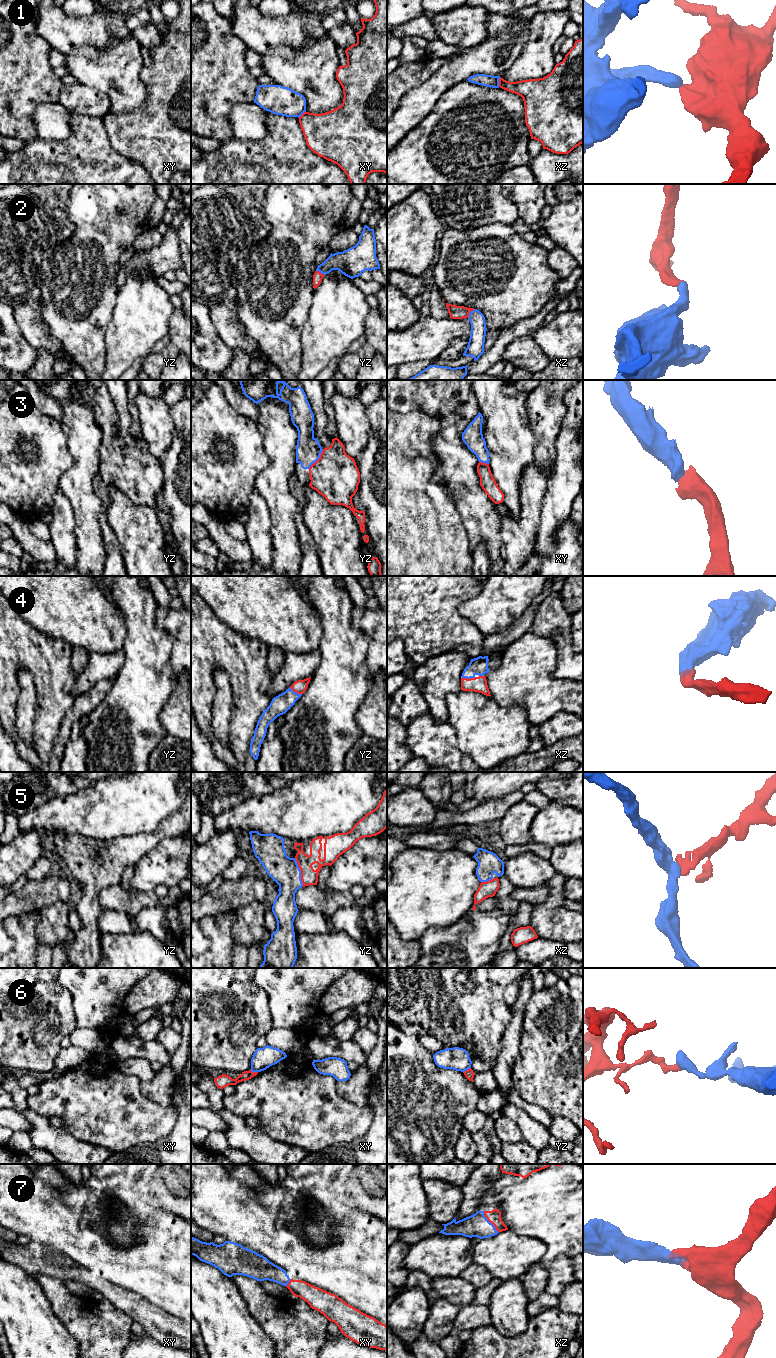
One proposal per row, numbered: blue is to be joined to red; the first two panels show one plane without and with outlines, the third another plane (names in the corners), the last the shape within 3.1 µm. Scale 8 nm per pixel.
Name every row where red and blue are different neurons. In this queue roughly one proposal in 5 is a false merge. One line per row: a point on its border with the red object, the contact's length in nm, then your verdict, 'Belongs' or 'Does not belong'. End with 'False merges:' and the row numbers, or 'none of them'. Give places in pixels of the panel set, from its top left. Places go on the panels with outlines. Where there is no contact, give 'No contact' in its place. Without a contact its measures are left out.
1: Touches red at xz (499, 82). Shared border 80 nm. Does not belong
2: Touches red at xz (469, 312). Shared border 90 nm. Belongs
3: Touches red at yz (318, 459). Shared border 200 nm. Belongs
4: Touches red at xz (468, 679). Shared border 120 nm. Belongs
5: Touches red at yz (301, 872). Shared border 240 nm. Belongs
6: Touches red at yz (466, 1070). Shared border 80 nm. Does not belong
7: Touches red at xz (490, 1222). Shared border 220 nm. Belongs
False merges: 1, 6

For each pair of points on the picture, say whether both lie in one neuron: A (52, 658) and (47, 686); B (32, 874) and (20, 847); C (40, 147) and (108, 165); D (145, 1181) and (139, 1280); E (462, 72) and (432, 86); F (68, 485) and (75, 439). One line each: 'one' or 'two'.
A: one
B: two
C: one
D: two
E: one
F: one

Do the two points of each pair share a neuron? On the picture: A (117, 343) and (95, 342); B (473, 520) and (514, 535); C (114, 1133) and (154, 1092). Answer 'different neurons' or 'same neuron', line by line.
A: different neurons
B: different neurons
C: different neurons

